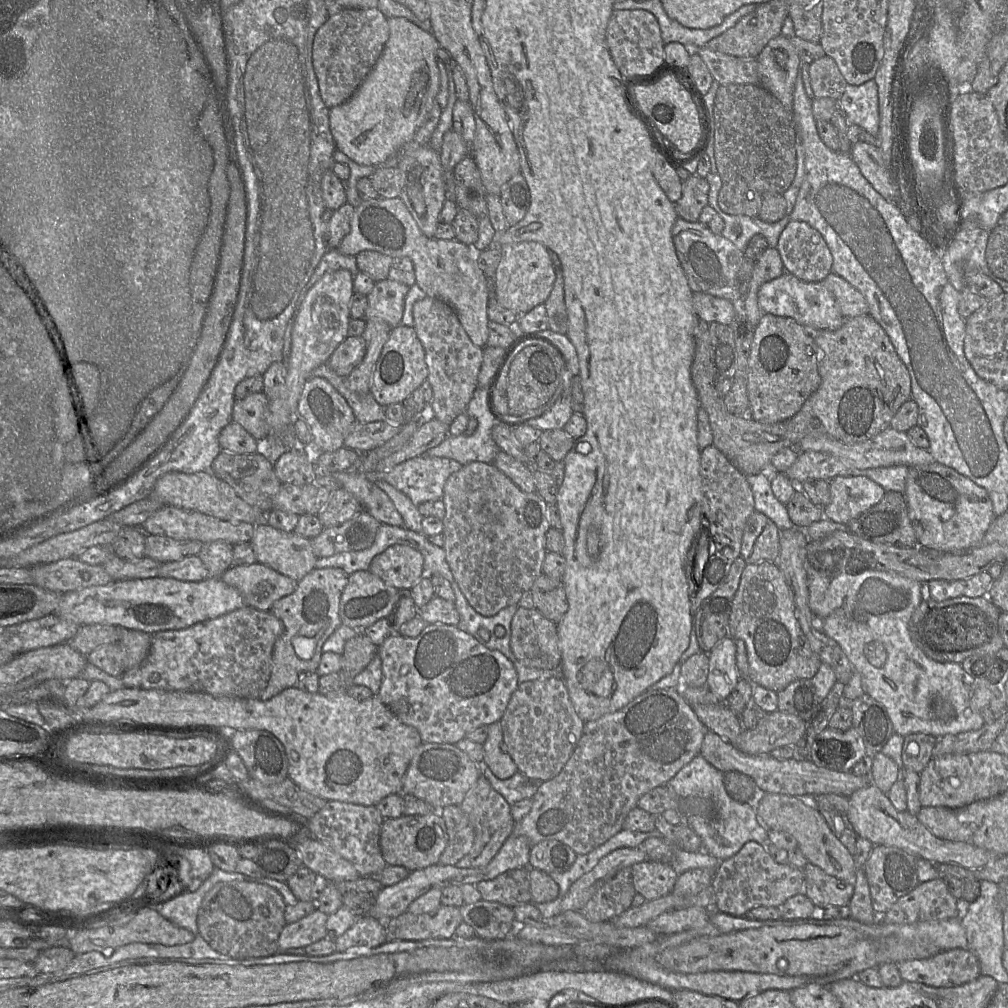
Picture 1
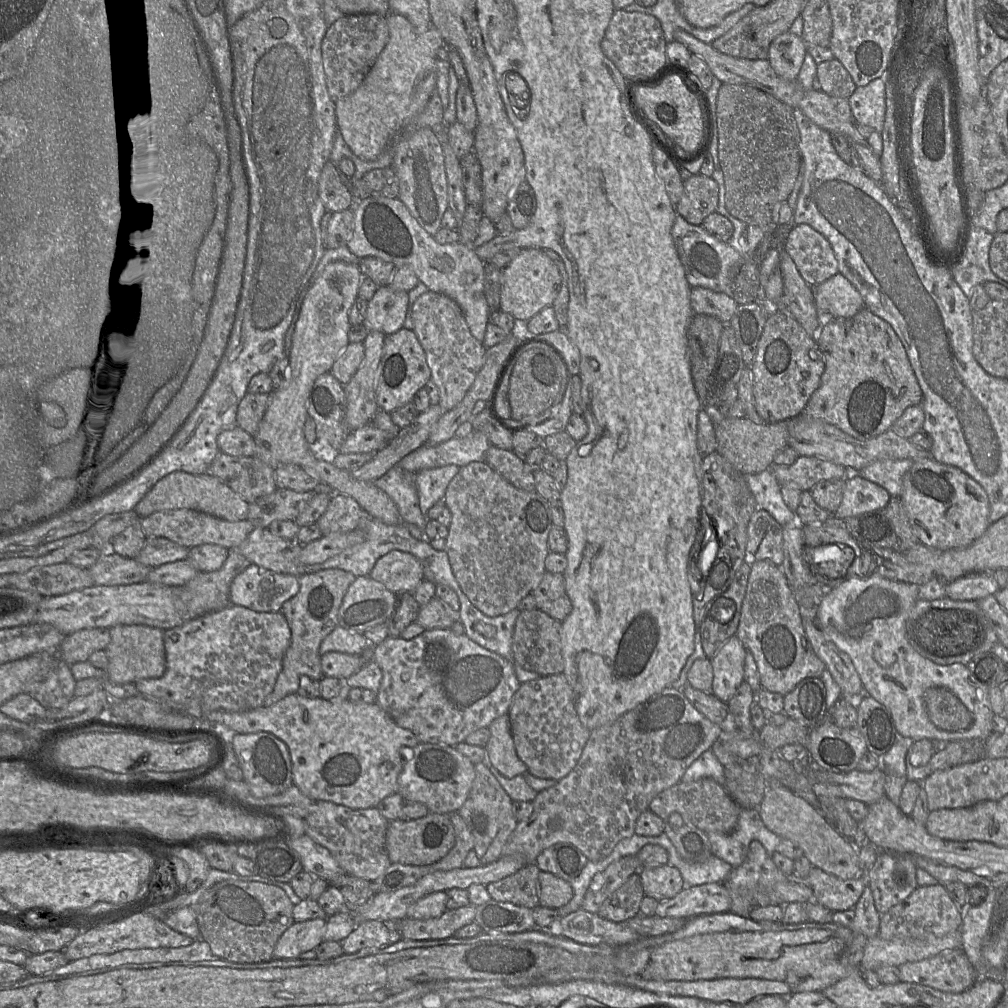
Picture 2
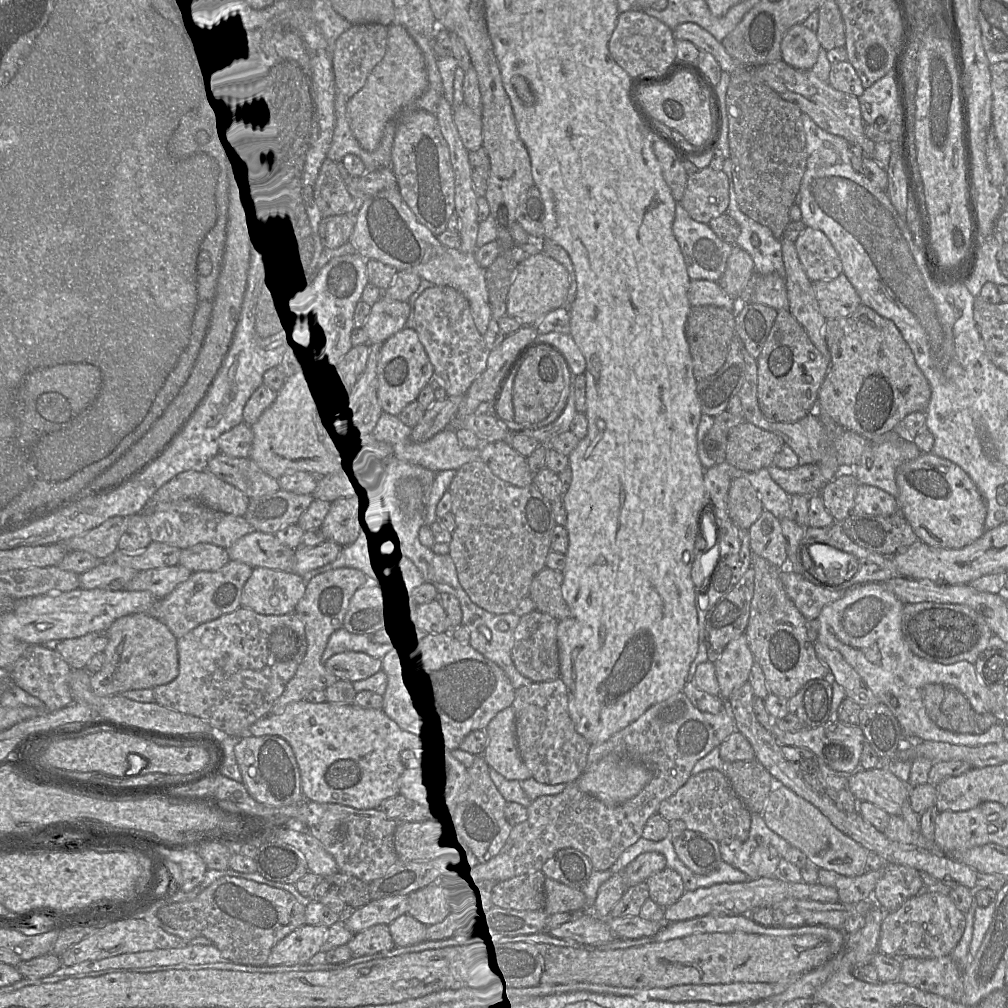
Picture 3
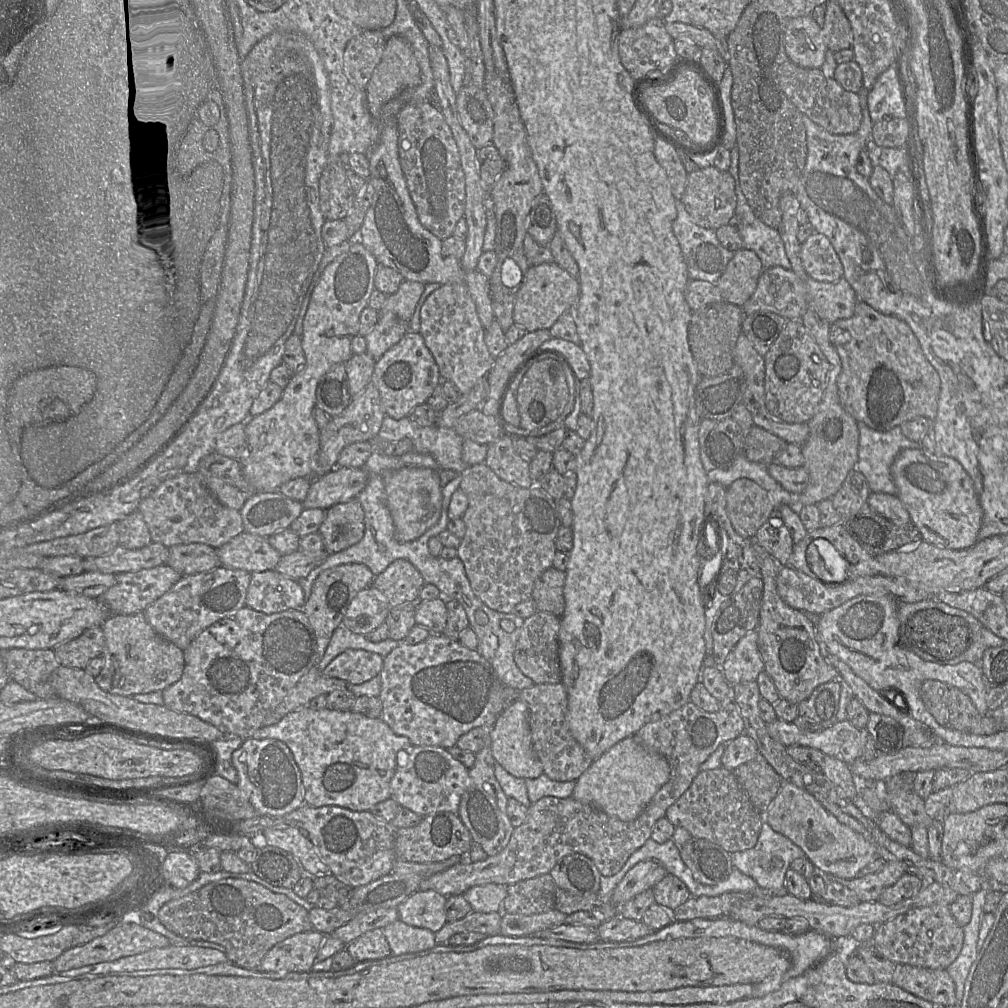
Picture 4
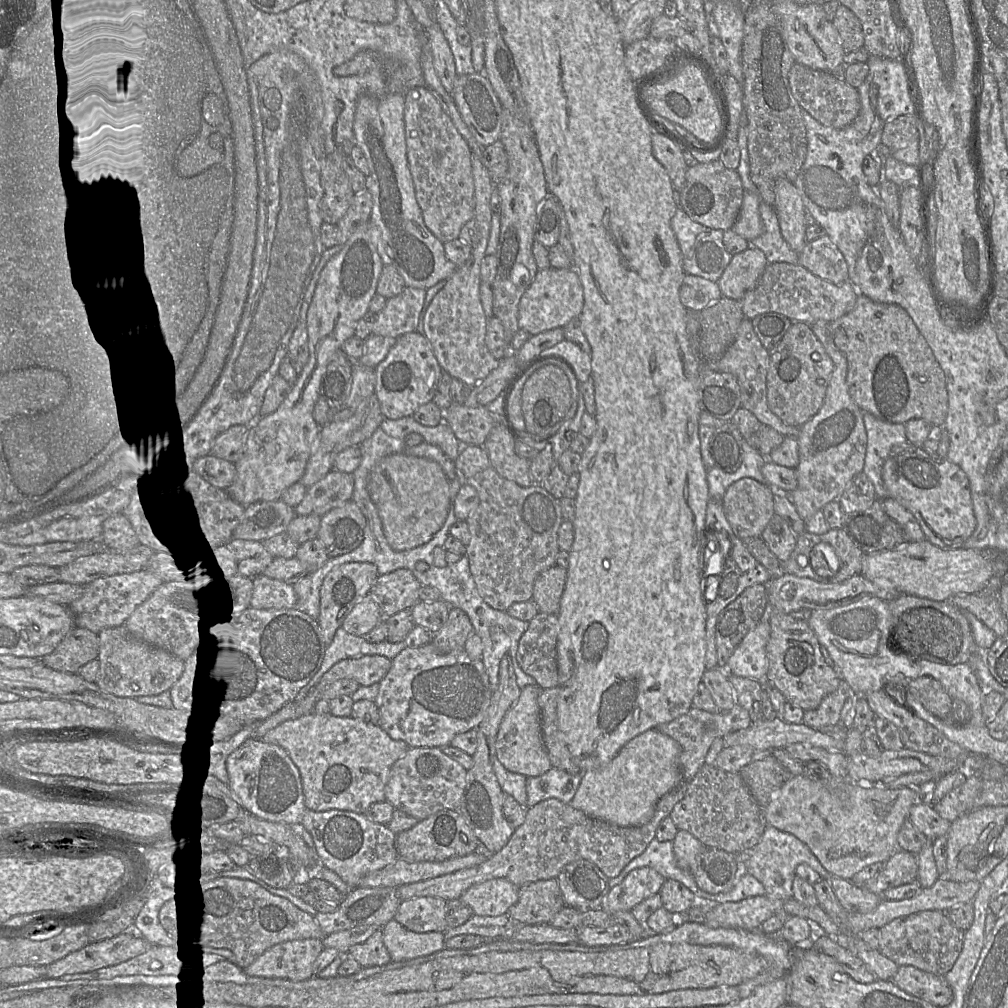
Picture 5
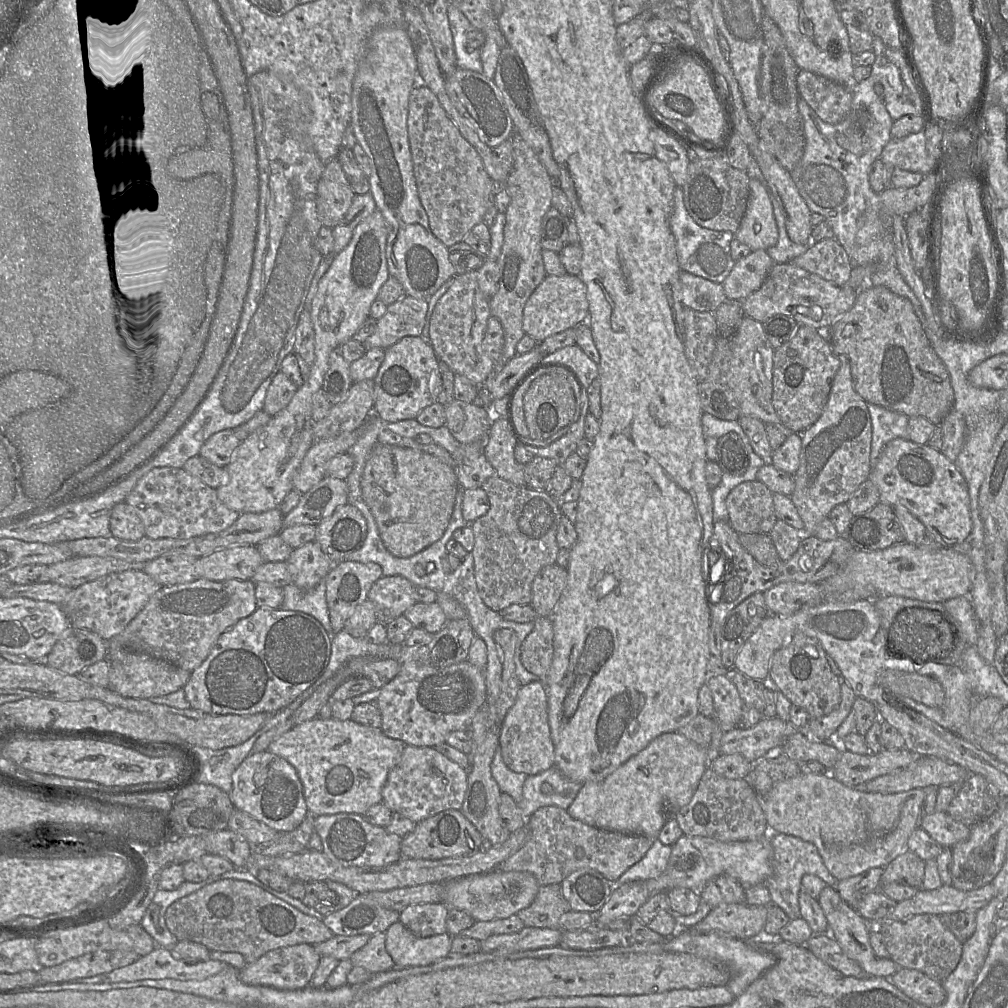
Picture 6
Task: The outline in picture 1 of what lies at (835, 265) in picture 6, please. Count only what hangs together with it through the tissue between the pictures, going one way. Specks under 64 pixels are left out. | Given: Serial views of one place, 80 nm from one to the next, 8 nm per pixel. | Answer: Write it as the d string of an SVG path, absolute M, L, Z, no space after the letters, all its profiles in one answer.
M791 220L776 247L786 272L805 282L821 282L832 273L833 258L820 233L803 221Z

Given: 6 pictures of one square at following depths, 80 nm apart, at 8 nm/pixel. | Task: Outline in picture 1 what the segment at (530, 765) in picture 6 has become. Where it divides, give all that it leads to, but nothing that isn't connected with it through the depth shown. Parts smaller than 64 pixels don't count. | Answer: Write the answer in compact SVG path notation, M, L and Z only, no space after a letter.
M499 721L489 725L489 735L483 744L484 760L493 774L504 780L511 778L518 767L505 750L503 731Z

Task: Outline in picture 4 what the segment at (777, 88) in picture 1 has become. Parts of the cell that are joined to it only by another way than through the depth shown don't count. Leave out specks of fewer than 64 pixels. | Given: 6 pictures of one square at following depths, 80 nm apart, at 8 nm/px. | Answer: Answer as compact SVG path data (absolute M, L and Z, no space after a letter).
M811 15L793 18L788 22L785 51L789 61L802 68L821 68L828 48L822 38L822 28Z

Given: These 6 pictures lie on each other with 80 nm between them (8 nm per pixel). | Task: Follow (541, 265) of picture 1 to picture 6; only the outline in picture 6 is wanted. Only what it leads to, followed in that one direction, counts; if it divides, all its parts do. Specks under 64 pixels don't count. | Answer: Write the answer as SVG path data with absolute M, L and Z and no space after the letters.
M547 275L530 295L523 309L522 327L525 334L538 343L549 336L576 328L587 321L589 304L586 286L578 275Z

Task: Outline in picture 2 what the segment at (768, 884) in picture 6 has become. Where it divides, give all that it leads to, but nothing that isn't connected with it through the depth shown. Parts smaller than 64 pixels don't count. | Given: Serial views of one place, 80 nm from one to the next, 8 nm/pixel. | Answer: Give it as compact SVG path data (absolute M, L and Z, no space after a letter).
M742 809L739 814L737 826L730 834L716 832L708 832L706 834L710 842L712 854L730 864L733 868L740 866L745 861L749 845L753 840L759 841L770 857L777 851L777 846L781 840L778 835L765 827L757 809Z

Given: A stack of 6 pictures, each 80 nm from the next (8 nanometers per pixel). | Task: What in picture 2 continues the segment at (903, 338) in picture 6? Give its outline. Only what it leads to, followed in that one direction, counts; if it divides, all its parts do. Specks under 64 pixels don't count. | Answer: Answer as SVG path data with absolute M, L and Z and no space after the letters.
M867 308L850 318L823 322L816 342L823 354L825 369L820 385L801 414L866 440L890 430L908 407L921 405L923 393L903 343L888 322Z

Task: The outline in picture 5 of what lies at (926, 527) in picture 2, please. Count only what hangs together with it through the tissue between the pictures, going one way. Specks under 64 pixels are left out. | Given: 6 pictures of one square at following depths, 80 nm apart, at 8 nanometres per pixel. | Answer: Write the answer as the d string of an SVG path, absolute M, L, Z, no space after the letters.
M912 443L894 446L882 467L882 479L888 491L888 498L895 499L916 518L925 534L926 539L931 544L942 549L958 549L963 547L965 541L974 533L977 523L973 510L969 479L958 465L949 461L946 457L940 457L936 452L927 452L922 446L915 446Z

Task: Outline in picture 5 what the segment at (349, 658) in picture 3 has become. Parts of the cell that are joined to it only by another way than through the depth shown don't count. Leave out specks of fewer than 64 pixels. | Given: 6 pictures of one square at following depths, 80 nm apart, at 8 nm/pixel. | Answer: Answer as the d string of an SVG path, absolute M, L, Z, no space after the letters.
M366 655L359 658L345 659L337 662L311 689L308 695L299 702L302 714L313 712L316 702L322 699L323 691L333 682L341 679L352 679L360 686L379 683L389 672L392 660L381 655Z

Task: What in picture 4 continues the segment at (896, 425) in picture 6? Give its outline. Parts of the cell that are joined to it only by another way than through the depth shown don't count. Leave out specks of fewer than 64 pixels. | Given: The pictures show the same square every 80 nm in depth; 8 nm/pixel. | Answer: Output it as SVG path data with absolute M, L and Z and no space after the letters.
M858 422L858 429L858 461L854 470L864 475L871 492L896 495L891 465L902 450L916 449L920 443L906 438L899 426L881 432Z

